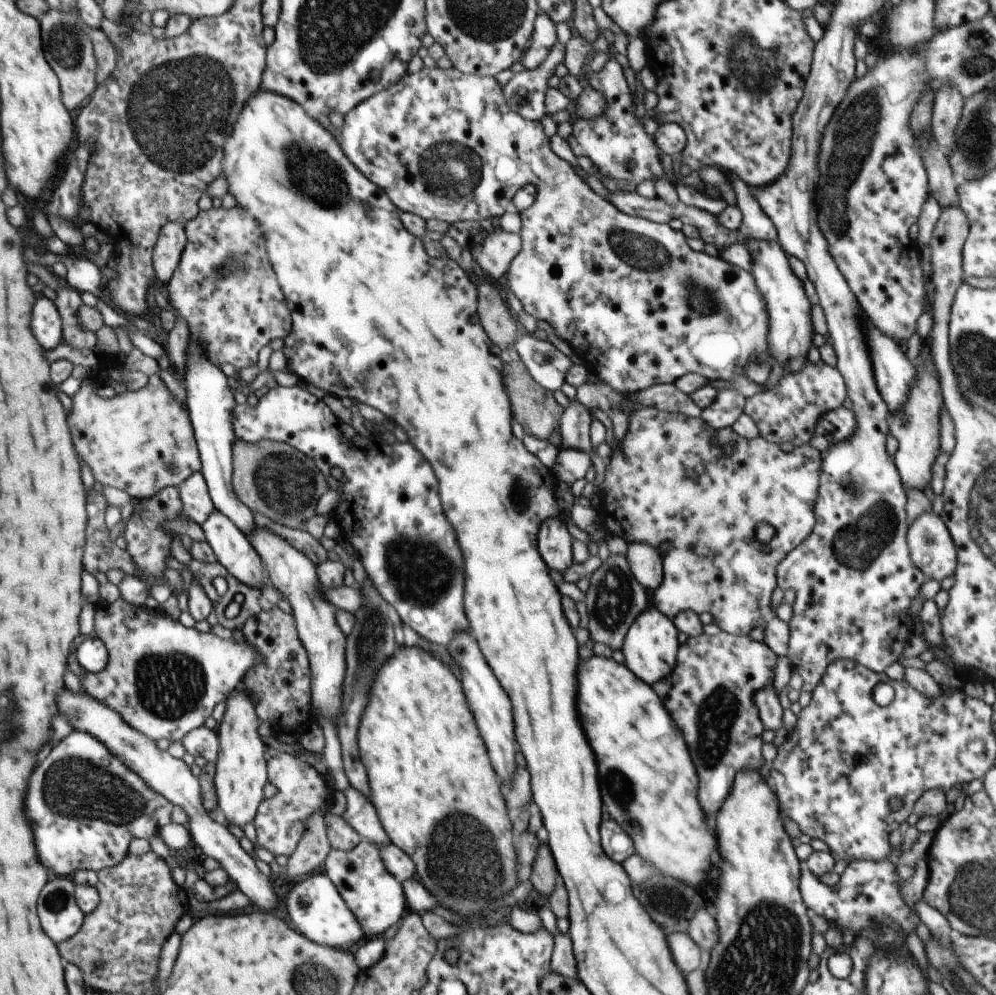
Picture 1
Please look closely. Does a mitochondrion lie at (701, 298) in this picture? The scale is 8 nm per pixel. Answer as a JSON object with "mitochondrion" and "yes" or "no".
{"mitochondrion":"yes"}

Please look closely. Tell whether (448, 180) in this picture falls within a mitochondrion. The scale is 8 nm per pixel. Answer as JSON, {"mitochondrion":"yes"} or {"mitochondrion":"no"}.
{"mitochondrion":"yes"}

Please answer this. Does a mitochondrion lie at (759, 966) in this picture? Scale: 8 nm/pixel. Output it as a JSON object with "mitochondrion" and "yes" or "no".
{"mitochondrion":"yes"}

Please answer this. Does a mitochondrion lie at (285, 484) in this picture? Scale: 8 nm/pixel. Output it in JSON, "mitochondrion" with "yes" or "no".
{"mitochondrion":"yes"}

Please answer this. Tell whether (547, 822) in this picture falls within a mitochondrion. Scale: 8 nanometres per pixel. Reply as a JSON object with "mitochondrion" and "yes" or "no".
{"mitochondrion":"no"}

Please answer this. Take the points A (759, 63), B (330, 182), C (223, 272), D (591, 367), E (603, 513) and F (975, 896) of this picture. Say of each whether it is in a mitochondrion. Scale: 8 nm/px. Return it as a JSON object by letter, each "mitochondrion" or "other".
{"A":"mitochondrion","B":"mitochondrion","C":"mitochondrion","D":"other","E":"other","F":"mitochondrion"}

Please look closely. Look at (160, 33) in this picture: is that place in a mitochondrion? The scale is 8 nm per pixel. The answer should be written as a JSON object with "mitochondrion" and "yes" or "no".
{"mitochondrion":"no"}

